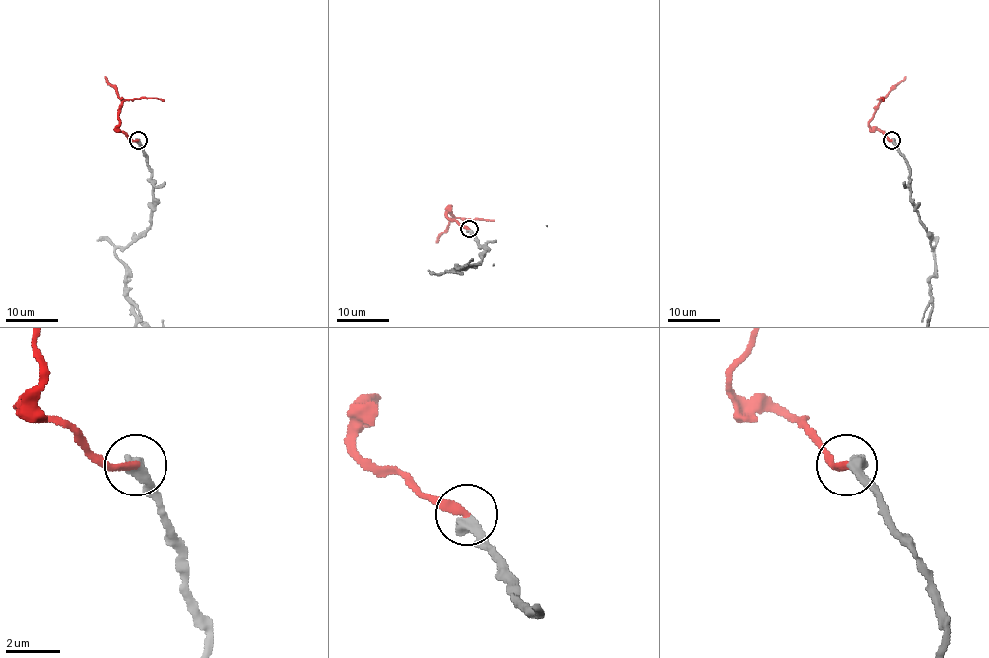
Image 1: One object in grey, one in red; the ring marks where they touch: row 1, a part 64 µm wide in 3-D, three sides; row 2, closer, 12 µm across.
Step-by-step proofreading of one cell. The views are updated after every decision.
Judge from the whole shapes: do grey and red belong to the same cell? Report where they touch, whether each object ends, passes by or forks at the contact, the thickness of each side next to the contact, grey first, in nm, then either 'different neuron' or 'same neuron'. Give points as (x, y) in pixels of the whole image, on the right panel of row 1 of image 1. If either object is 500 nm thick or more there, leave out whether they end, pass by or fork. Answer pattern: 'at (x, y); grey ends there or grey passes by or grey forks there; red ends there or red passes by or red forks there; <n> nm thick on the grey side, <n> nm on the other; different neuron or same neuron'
at (891, 140); 500 nm thick on the grey side, 280 nm on the other; same neuron

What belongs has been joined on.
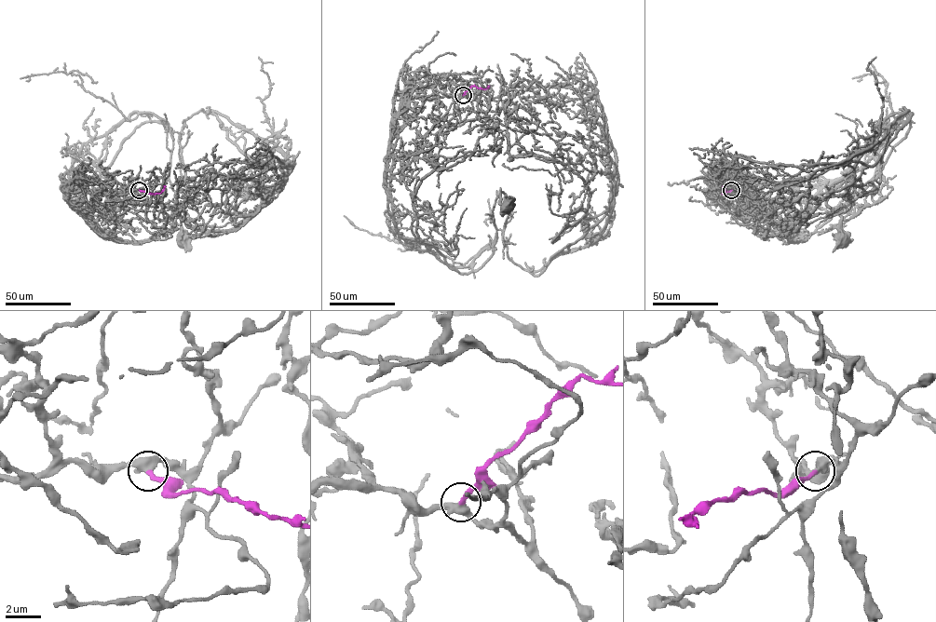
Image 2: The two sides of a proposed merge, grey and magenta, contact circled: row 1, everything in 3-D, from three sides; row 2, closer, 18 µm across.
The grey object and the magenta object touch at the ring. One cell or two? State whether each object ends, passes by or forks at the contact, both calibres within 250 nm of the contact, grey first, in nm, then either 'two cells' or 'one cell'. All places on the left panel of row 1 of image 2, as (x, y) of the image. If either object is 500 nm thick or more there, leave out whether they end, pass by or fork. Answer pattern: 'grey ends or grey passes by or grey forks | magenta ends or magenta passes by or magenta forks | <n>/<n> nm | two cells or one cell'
grey passes by | magenta ends | 480/240 nm | one cell

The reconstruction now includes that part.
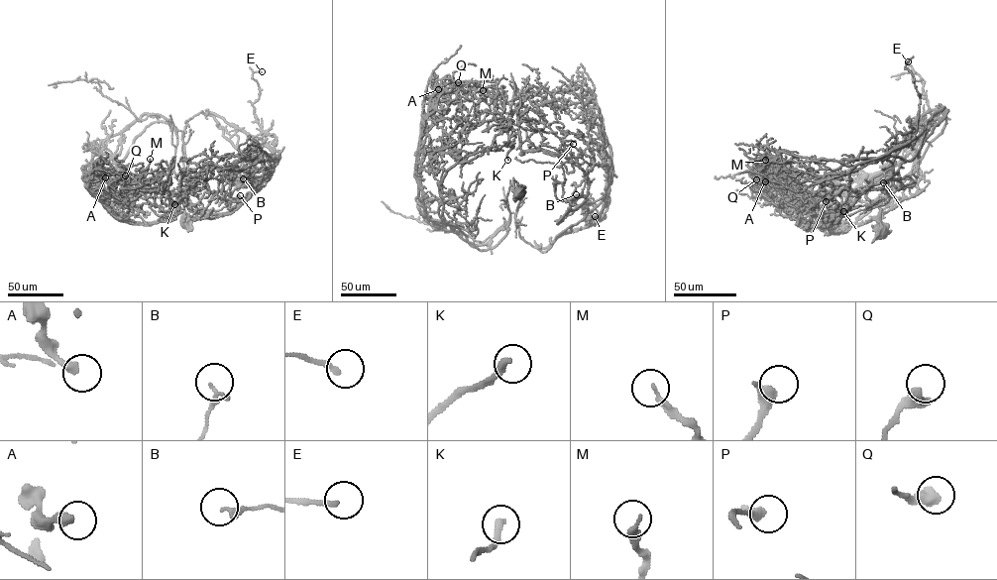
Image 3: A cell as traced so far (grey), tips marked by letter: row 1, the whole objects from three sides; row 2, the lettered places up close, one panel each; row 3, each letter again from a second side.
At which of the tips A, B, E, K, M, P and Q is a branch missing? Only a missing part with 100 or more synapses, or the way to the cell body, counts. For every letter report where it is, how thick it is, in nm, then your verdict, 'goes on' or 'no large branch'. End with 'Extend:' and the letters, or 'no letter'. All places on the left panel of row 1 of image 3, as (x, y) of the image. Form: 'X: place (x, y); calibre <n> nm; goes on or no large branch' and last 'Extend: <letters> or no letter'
A: place (105, 177); calibre 360 nm; no large branch
B: place (243, 178); calibre 170 nm; no large branch
E: place (262, 71); calibre 200 nm; no large branch
K: place (174, 204); calibre 300 nm; no large branch
M: place (150, 159); calibre 280 nm; no large branch
P: place (240, 195); calibre 480 nm; no large branch
Q: place (125, 175); calibre 500 nm; no large branch
Extend: no letter

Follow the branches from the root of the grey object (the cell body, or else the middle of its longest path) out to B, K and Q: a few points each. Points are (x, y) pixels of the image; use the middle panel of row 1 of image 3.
B: (517, 193), (512, 179), (519, 188), (519, 235), (542, 251), (587, 211), (585, 198), (574, 198), (576, 194)
K: (517, 193), (512, 179), (507, 233), (485, 250), (442, 214), (448, 170), (480, 156), (501, 131), (507, 160)
Q: (517, 193), (512, 179), (507, 233), (493, 247), (478, 249), (444, 219), (431, 164), (462, 121), (458, 82)

